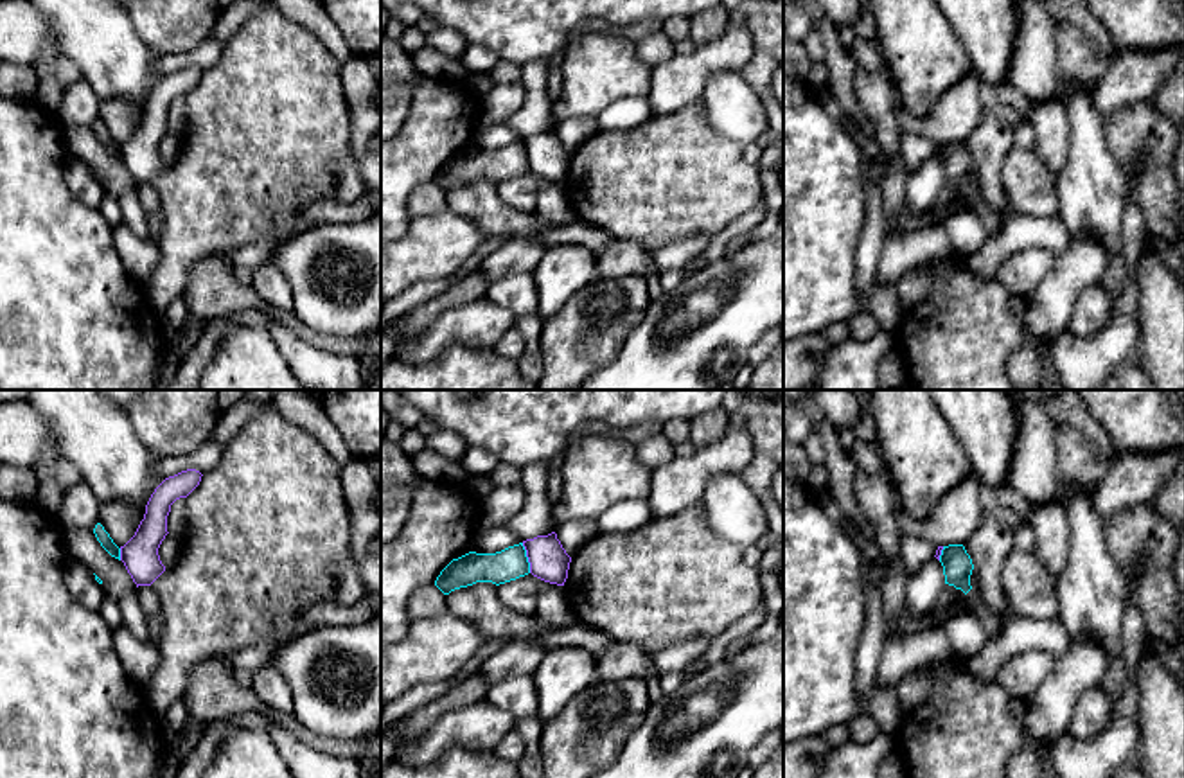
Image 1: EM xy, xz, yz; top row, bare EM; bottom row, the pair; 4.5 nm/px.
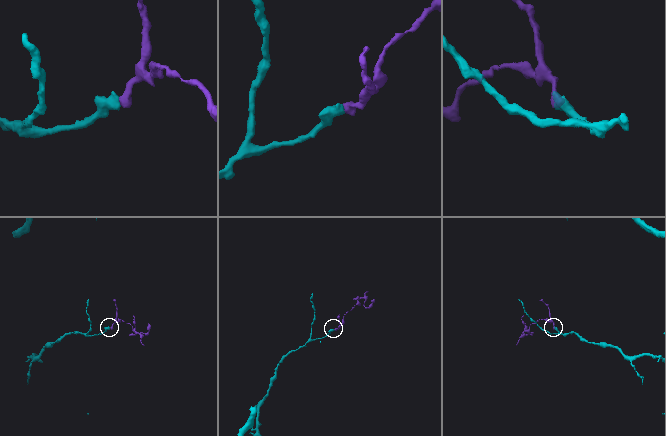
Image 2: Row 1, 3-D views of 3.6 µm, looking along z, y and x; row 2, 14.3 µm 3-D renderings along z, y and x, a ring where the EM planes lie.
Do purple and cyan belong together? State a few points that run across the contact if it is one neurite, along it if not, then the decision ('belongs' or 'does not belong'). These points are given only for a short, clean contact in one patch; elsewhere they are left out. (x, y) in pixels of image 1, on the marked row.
xz (521, 543), (530, 572) | does not belong

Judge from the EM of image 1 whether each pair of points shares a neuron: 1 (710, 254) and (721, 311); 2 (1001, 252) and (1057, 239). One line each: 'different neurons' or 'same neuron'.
1: different neurons
2: same neuron

